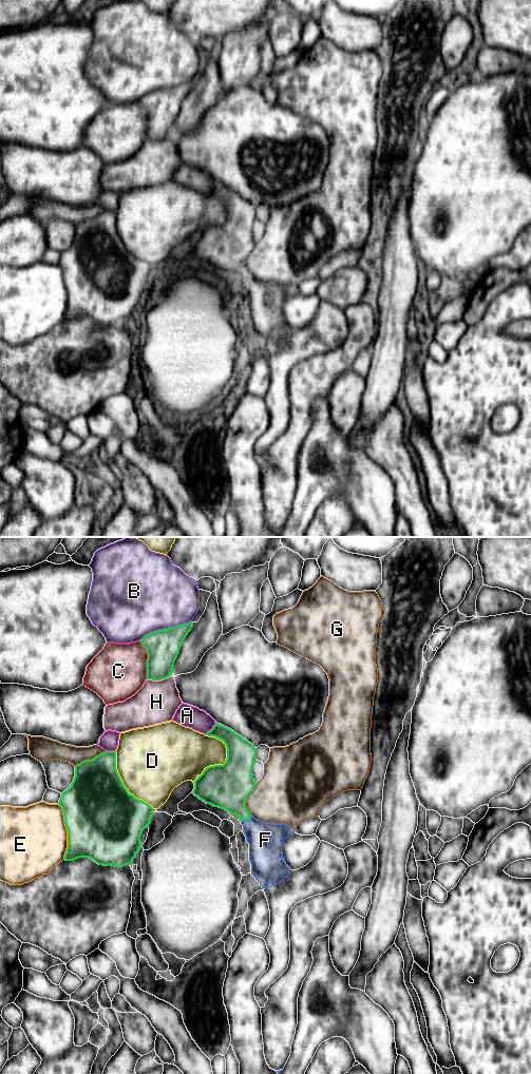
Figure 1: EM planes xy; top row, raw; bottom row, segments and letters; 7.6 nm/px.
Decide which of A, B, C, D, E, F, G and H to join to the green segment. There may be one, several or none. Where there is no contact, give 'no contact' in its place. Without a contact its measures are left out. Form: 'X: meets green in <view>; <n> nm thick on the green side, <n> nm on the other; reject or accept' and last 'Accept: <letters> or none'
A: meets green in xy; 180 nm thick on the green side, 160 nm on the other; reject
B: meets green in xy; 260 nm thick on the green side, 500 nm on the other; reject
C: meets green in xy; 260 nm thick on the green side, 420 nm on the other; reject
D: meets green in xy; 340 nm thick on the green side, 300 nm on the other; reject
E: meets green in xy; 500 nm thick on the green side, 480 nm on the other; reject
F: meets green in xy; 280 nm thick on the green side, 260 nm on the other; accept
G: meets green in xy; 340 nm thick on the green side, 400 nm on the other; reject
H: meets green in xy; 260 nm thick on the green side, 320 nm on the other; reject
Accept: F

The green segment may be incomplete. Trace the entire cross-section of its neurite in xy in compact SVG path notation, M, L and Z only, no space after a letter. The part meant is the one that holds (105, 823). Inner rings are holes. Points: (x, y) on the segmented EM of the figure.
M105 751L76 765L74 780L61 793L58 805L62 808L68 830L64 860L90 858L103 866L124 867L132 864L143 846L141 833L149 827L153 816L153 808L125 787L116 769L115 751Z

